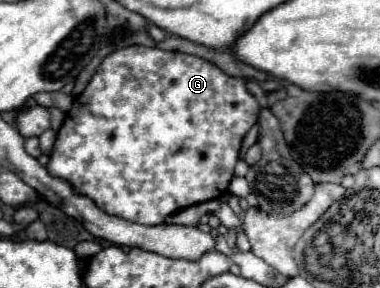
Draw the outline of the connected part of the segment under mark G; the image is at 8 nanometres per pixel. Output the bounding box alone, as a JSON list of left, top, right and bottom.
[46,47,260,225]

